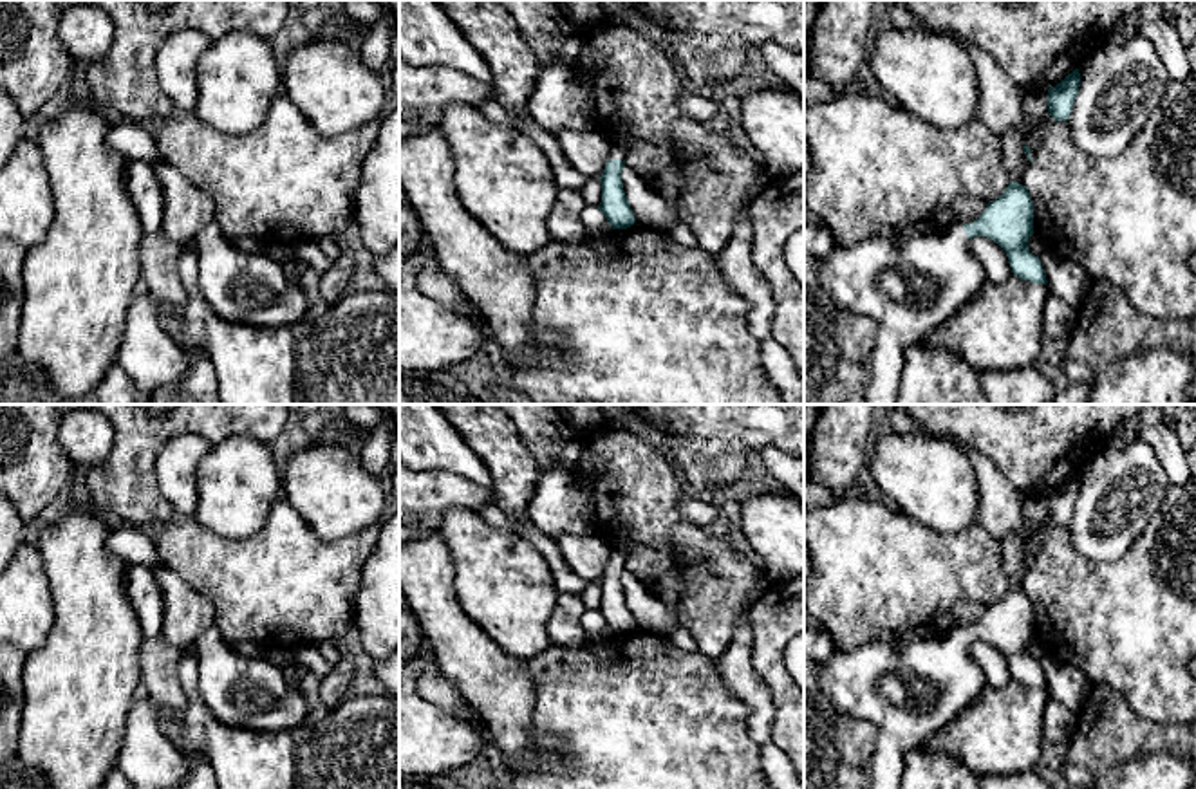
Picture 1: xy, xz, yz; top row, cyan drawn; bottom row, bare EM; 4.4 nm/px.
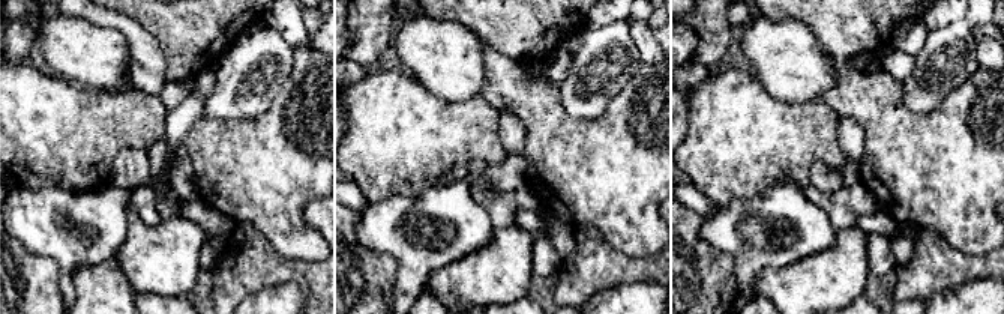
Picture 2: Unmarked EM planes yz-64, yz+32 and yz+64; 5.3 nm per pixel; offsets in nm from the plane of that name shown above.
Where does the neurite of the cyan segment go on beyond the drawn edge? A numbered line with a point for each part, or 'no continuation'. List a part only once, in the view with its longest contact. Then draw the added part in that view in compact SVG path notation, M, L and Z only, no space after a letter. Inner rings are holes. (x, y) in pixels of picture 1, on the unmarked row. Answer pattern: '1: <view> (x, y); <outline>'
1: xz (618, 555); M609 545L609 549L611 549L611 552L609 552L607 565L612 565L612 563L625 565L627 549L625 547L612 547L612 545Z

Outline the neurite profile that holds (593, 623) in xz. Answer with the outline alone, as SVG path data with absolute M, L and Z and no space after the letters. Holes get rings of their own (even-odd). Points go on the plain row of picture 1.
M587 610L584 614L582 627L589 641L600 641L600 639L607 639L609 636L612 636L612 630L605 623L605 619L594 610Z

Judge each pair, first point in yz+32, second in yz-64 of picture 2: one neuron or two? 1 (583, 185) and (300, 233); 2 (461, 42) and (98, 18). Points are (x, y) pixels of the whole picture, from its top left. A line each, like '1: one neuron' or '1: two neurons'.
1: one neuron
2: two neurons

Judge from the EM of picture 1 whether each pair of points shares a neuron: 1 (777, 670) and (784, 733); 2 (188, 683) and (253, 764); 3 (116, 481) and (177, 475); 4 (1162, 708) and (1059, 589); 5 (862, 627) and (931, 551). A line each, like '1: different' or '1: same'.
1: same
2: same
3: different
4: same
5: same

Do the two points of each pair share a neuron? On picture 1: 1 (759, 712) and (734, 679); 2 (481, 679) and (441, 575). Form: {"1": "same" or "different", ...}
{"1": "same", "2": "same"}

